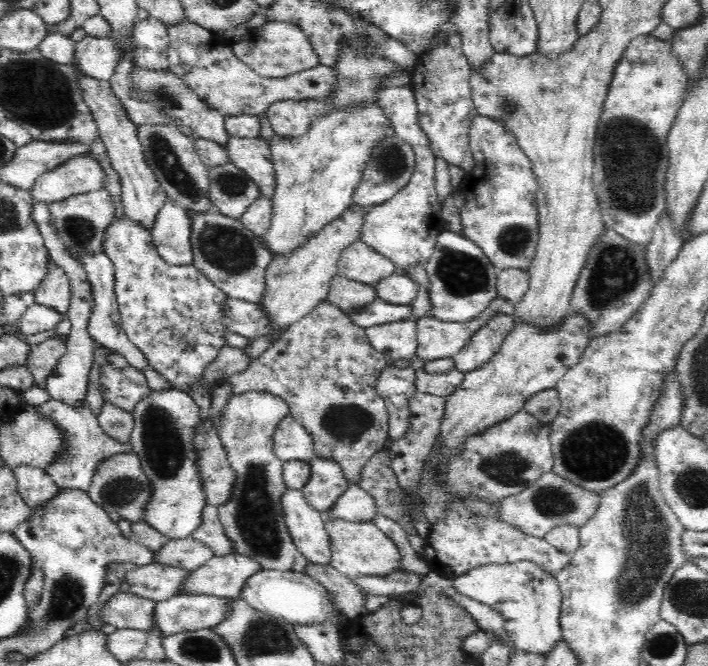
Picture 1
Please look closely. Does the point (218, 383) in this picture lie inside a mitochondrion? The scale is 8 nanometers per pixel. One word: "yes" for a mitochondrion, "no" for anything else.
no

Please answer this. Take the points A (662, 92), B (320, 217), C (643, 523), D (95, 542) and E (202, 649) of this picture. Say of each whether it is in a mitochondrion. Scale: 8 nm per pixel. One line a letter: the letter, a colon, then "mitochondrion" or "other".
A: other
B: other
C: mitochondrion
D: other
E: mitochondrion

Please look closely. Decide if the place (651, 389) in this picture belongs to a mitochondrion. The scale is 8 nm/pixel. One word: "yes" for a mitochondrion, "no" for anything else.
no

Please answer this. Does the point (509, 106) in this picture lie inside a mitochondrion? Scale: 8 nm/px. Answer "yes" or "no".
yes

